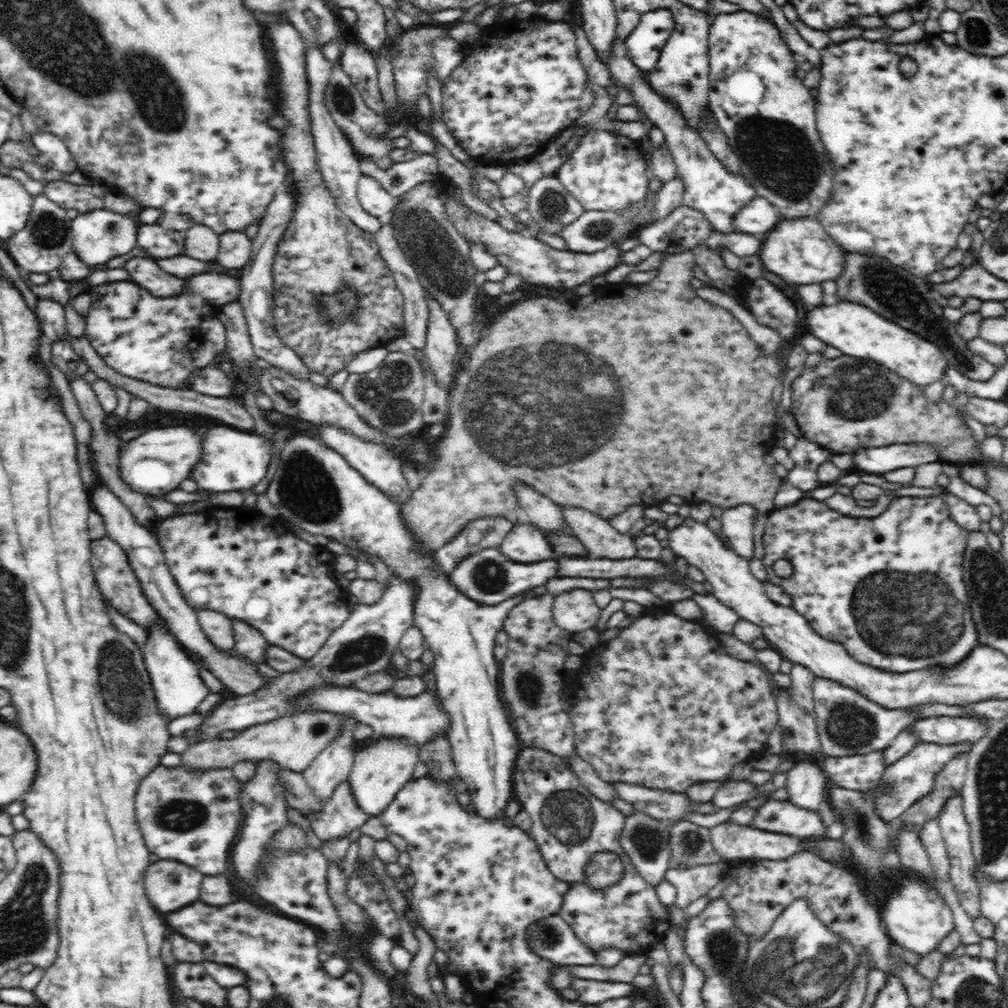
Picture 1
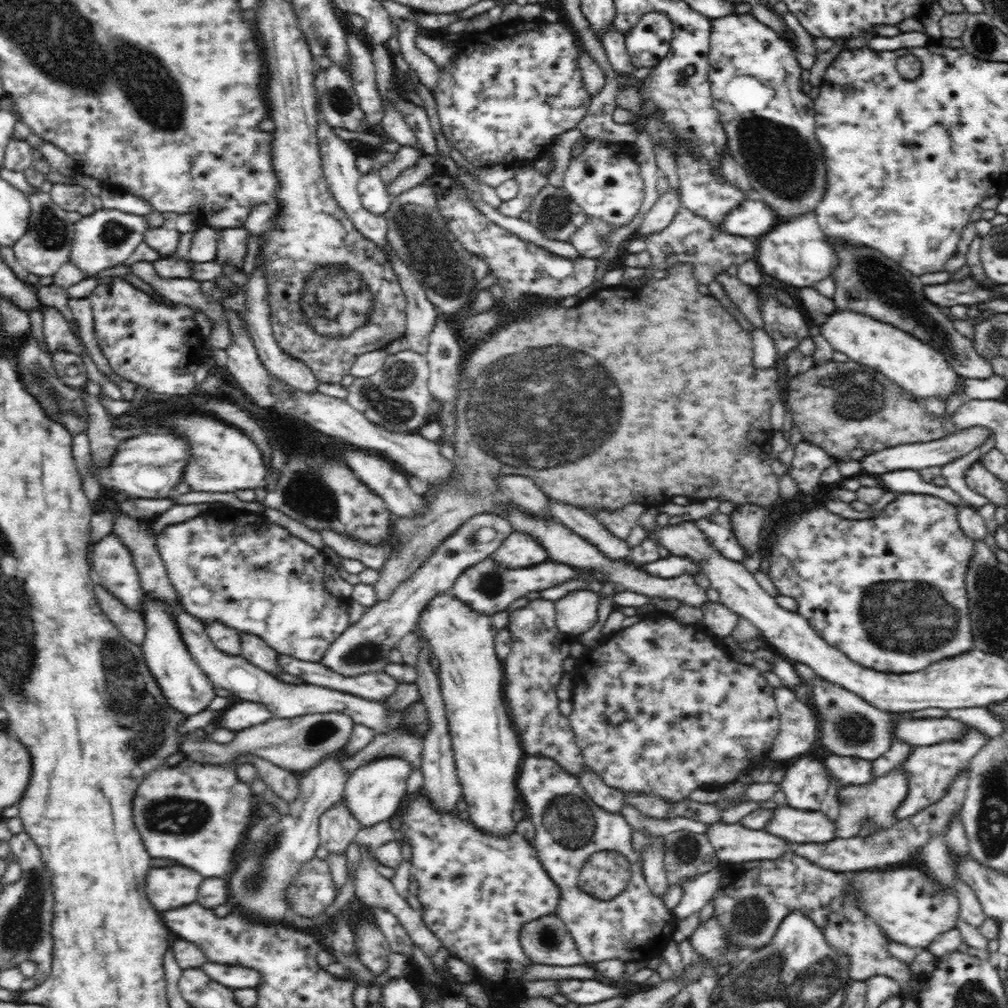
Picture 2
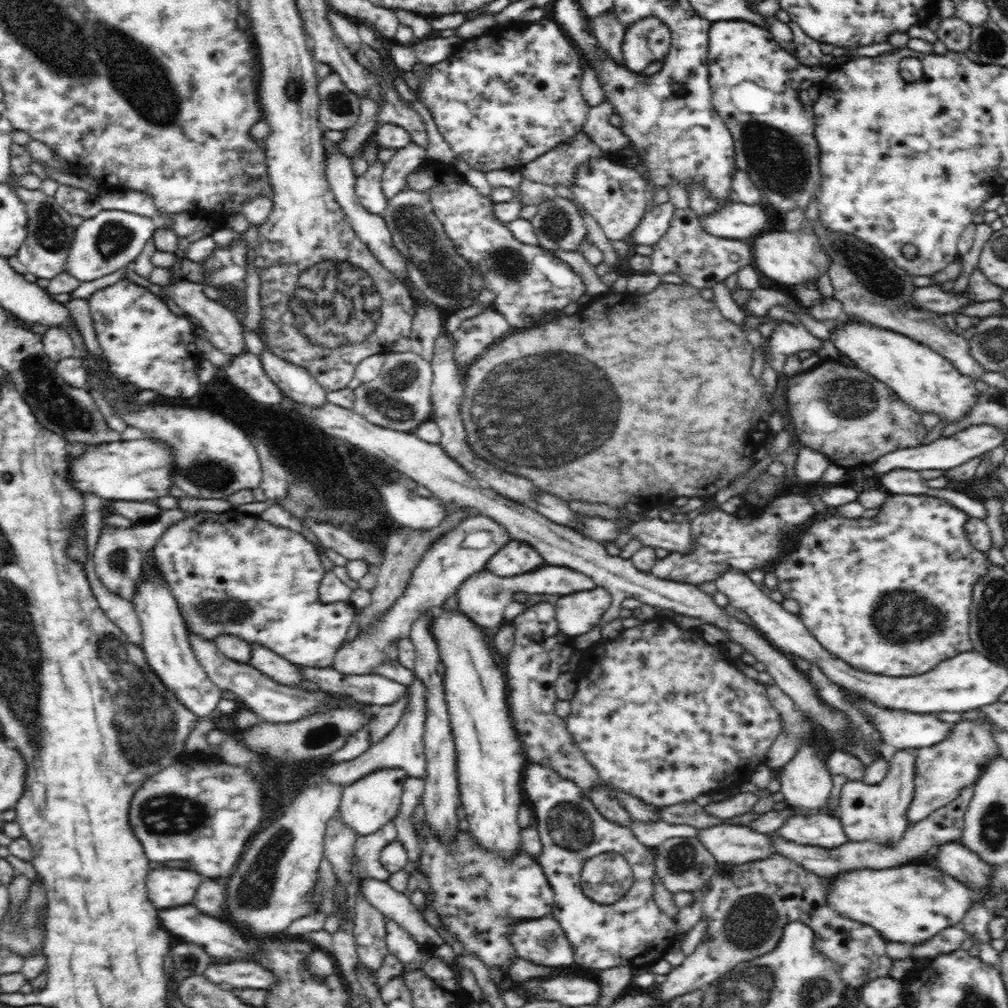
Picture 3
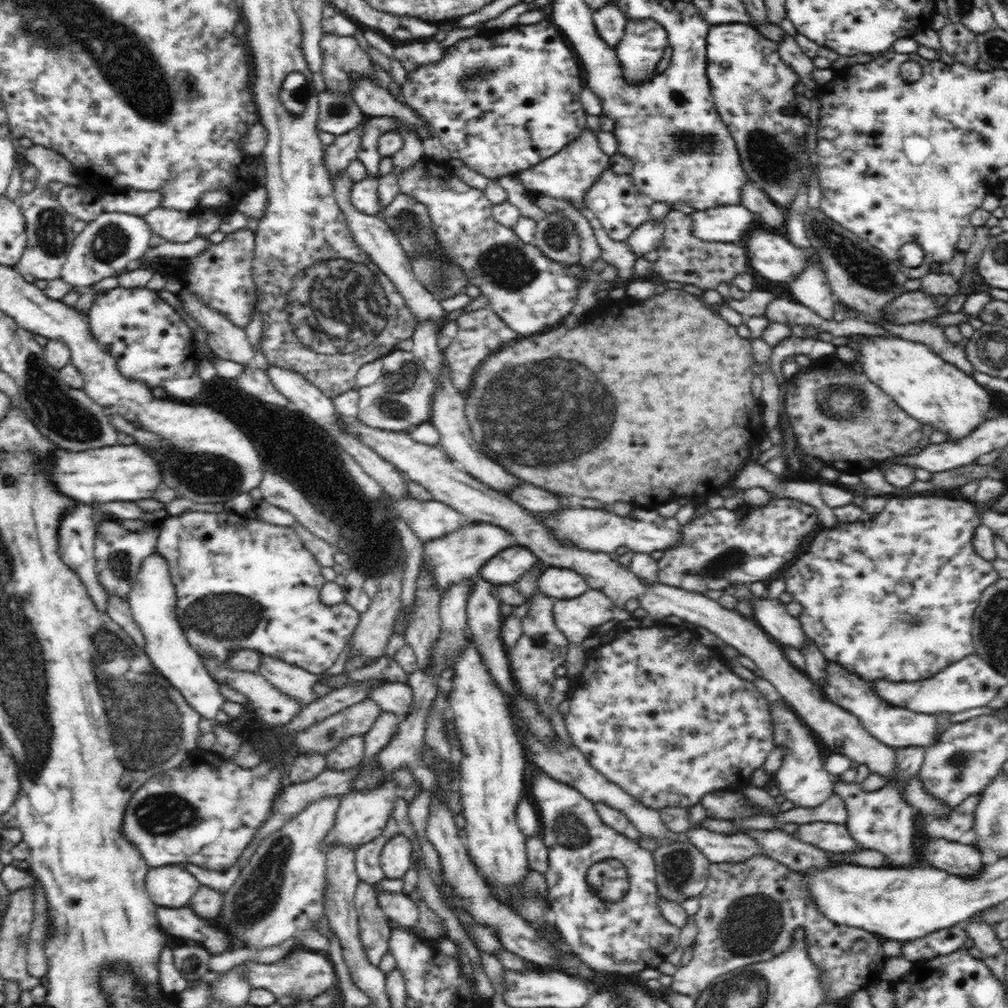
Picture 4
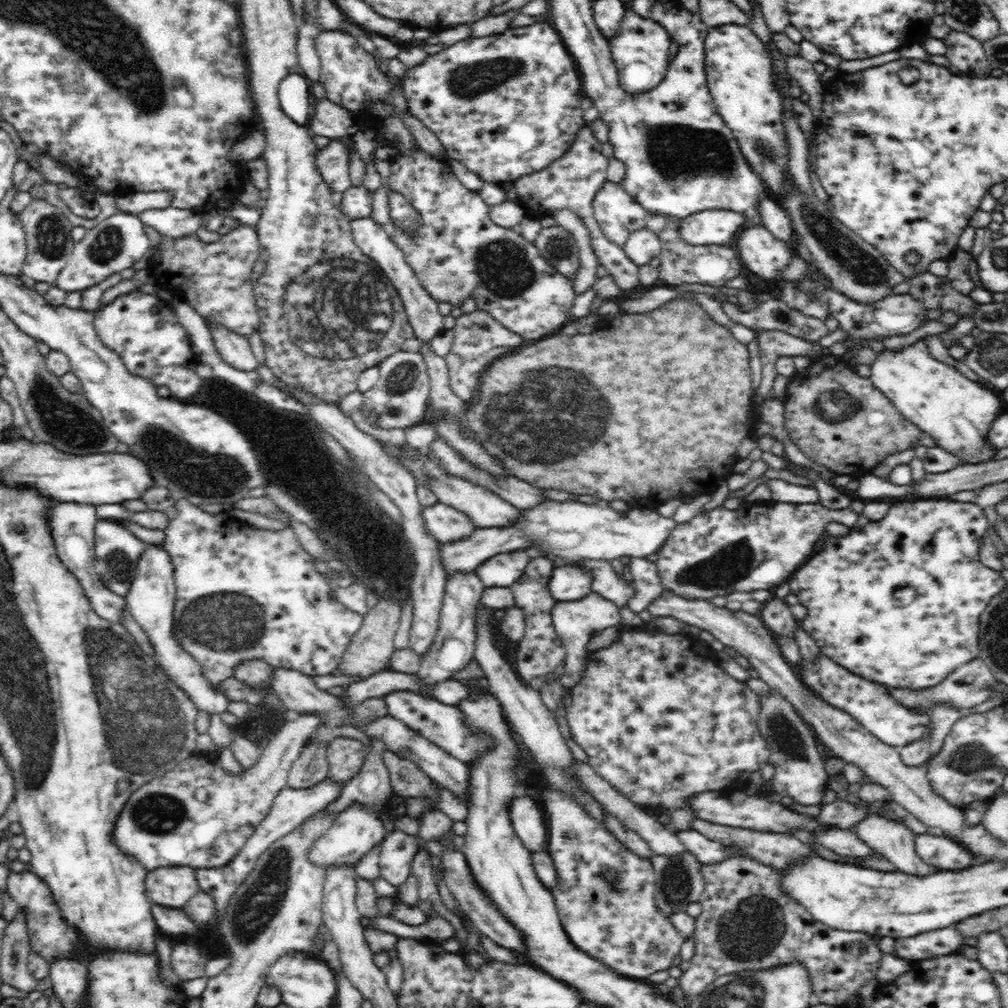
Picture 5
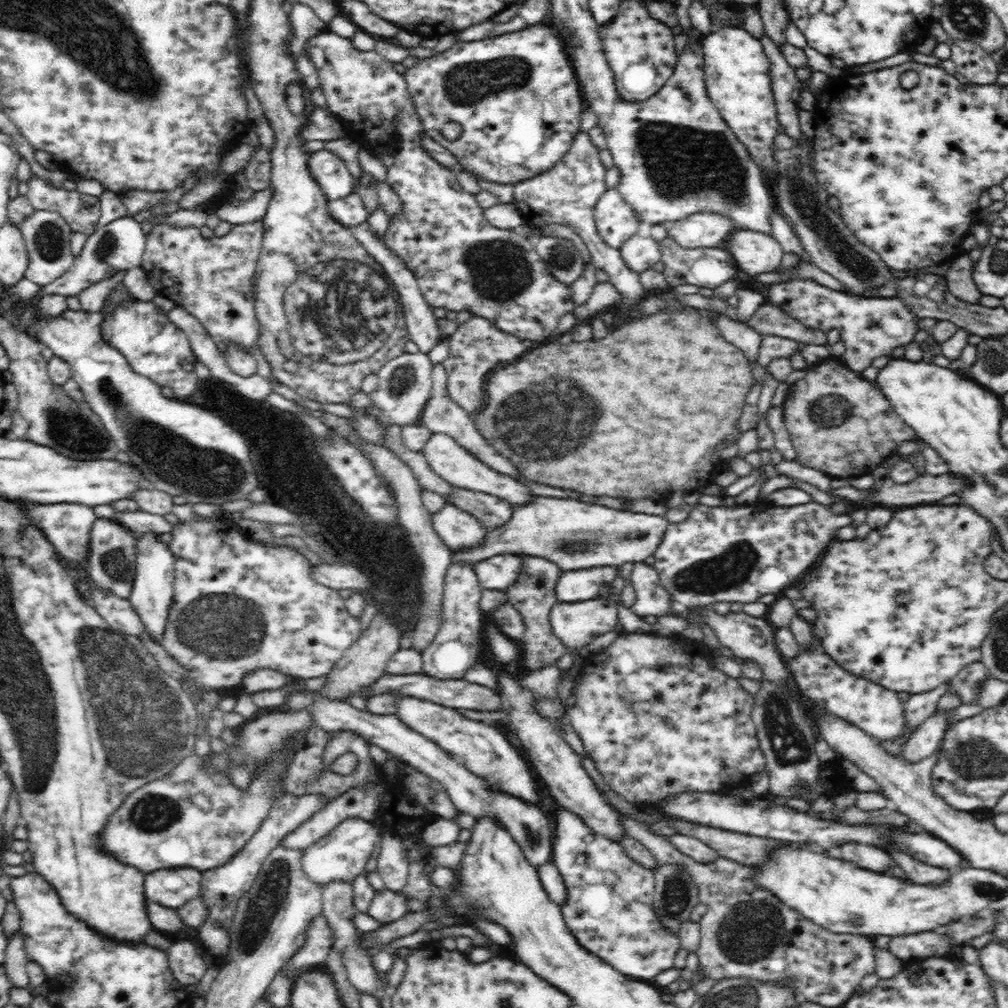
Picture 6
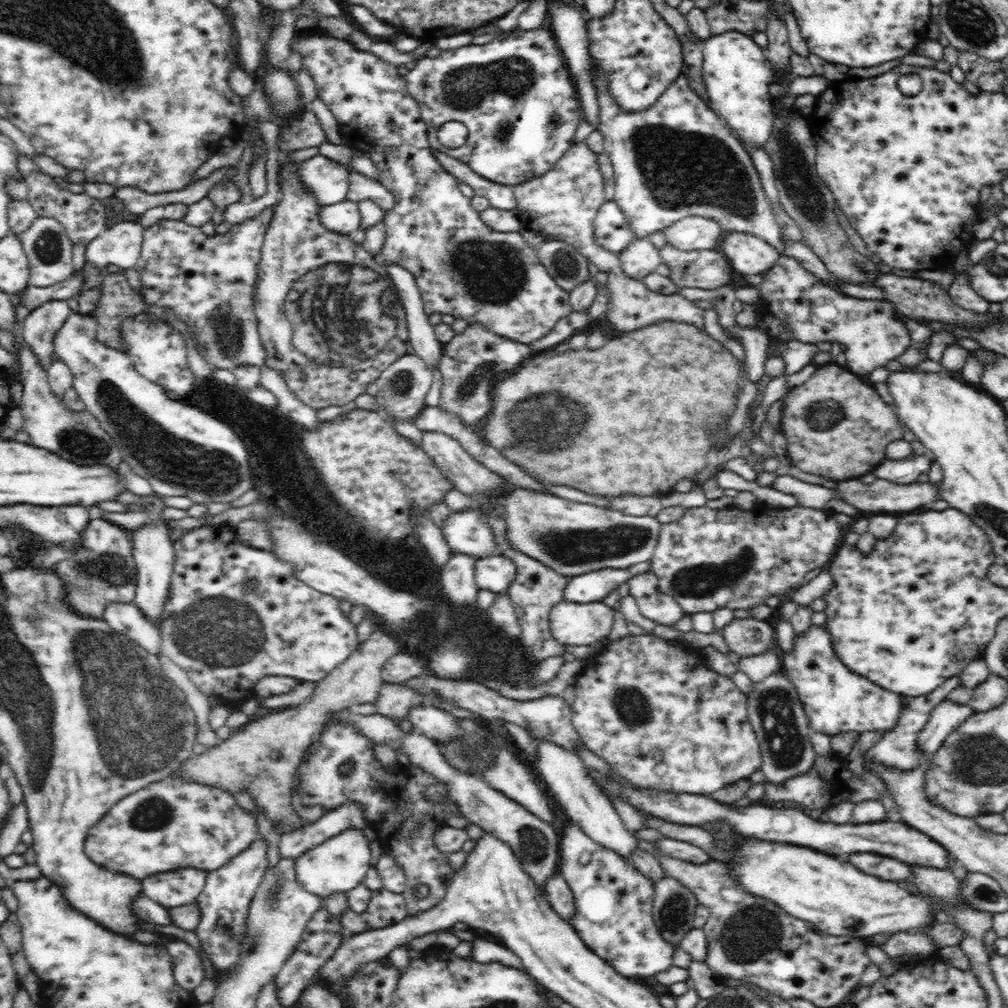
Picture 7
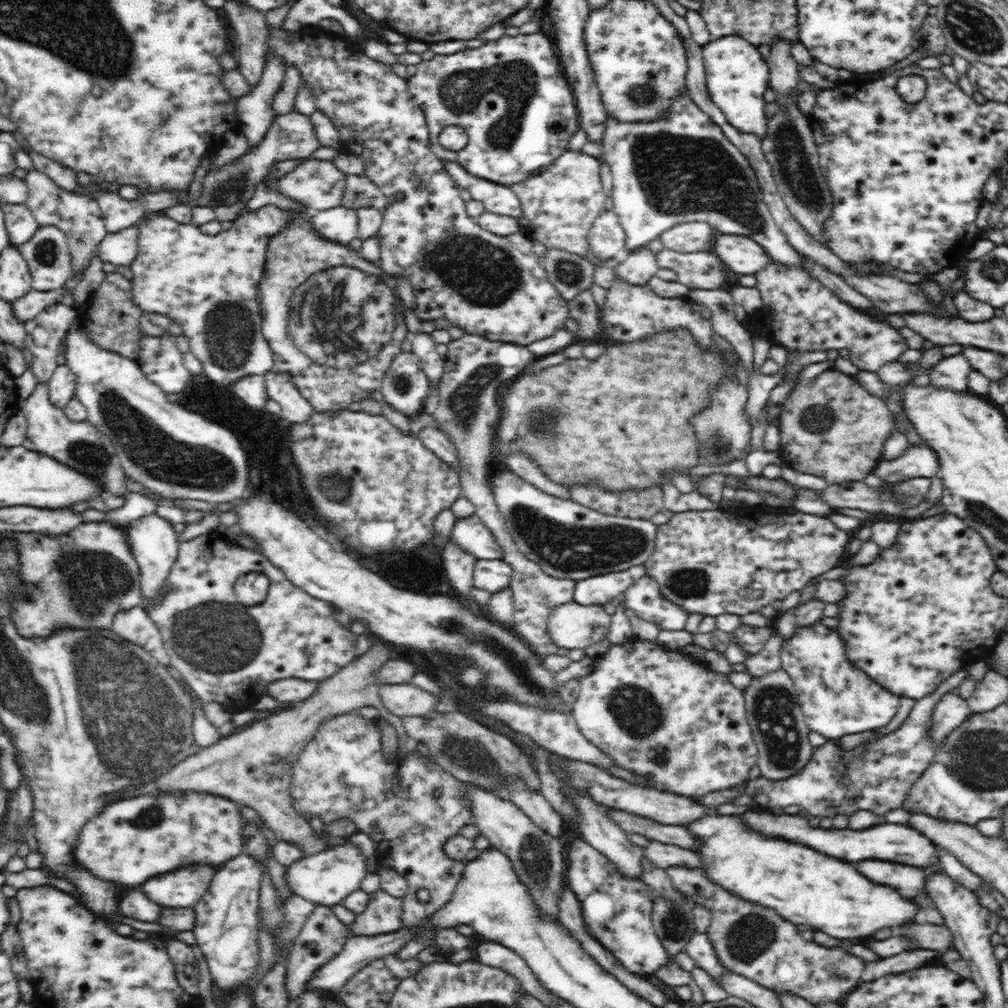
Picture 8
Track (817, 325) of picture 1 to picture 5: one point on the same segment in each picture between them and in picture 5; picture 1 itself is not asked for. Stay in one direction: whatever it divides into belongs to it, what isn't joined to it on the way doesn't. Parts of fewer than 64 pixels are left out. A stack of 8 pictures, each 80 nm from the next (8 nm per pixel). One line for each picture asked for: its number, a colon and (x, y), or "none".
2: (921, 370)
3: (927, 382)
4: (935, 392)
5: (956, 412)

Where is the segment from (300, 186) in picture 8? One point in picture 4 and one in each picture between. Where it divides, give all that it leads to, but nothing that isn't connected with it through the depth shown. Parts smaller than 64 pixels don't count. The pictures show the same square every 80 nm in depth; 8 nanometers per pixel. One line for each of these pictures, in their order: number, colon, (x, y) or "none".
4: (343, 150)
5: (333, 161)
6: (328, 169)
7: (328, 180)

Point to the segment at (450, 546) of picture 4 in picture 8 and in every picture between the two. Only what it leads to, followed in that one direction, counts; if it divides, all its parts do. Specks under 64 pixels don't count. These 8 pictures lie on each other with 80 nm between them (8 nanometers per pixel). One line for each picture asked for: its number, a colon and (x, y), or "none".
5: (573, 531)
6: (573, 534)
7: (572, 538)
8: (567, 540)

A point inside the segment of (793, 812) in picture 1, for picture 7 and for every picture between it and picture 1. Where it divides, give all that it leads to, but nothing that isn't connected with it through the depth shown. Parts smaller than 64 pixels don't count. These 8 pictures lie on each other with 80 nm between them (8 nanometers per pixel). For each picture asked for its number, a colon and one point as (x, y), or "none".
2: (796, 826)
3: (819, 829)
4: (834, 838)
5: (844, 842)
6: (872, 858)
7: (878, 865)

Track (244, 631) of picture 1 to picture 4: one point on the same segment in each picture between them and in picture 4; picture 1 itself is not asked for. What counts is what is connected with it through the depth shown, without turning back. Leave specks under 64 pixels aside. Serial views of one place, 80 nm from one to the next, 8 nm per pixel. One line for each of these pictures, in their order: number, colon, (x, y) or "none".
2: (254, 649)
3: (282, 671)
4: (298, 683)

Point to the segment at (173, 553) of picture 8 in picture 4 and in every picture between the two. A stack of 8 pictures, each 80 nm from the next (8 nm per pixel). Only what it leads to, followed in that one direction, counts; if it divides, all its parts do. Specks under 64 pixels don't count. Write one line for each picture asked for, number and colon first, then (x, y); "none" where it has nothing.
4: (153, 601)
5: (150, 599)
6: (152, 596)
7: (153, 551)

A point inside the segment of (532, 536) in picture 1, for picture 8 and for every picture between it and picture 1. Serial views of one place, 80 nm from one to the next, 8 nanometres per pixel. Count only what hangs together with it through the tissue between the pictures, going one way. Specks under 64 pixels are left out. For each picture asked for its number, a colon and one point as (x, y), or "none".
2: (519, 550)
3: (516, 558)
4: (506, 568)
5: (503, 570)
6: (499, 572)
7: (495, 573)
8: (490, 575)

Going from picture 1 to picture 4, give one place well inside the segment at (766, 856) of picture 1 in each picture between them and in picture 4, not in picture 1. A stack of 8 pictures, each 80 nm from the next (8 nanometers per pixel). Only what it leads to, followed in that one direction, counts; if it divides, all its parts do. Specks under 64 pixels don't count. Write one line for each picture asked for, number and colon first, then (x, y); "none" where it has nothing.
2: (733, 843)
3: (734, 845)
4: (717, 848)

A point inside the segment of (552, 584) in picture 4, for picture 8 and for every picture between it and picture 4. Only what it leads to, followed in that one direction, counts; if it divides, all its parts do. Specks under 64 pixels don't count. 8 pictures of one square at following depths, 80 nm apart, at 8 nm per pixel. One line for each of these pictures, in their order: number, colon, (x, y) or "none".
5: (569, 583)
6: (581, 585)
7: (593, 587)
8: (600, 590)

